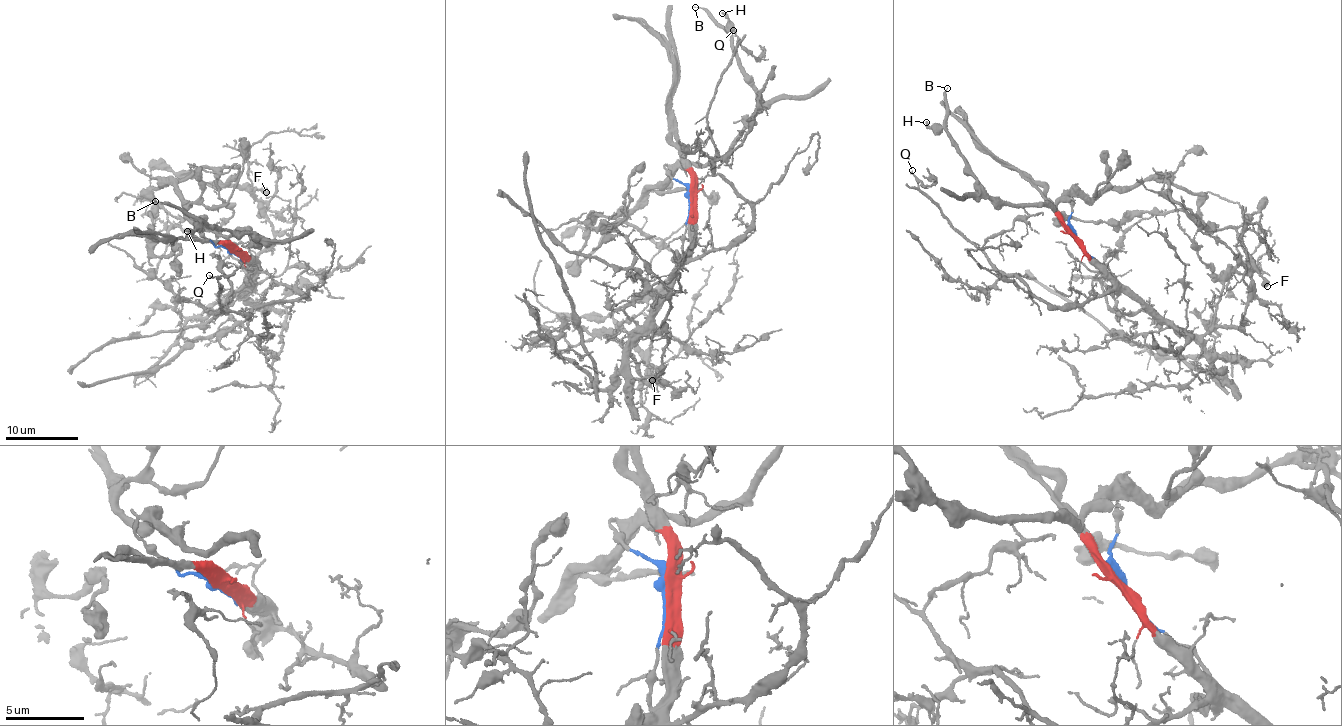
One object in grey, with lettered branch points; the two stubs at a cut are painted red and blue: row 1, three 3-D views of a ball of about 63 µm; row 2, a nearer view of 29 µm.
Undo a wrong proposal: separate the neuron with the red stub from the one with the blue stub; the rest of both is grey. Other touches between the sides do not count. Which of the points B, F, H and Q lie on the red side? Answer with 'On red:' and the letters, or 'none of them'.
On red: Q

